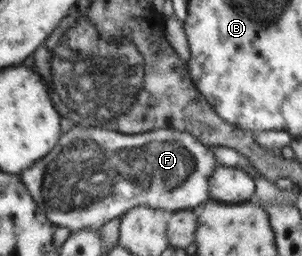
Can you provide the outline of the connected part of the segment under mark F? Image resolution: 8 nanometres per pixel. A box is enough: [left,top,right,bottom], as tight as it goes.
[21,127,219,233]

